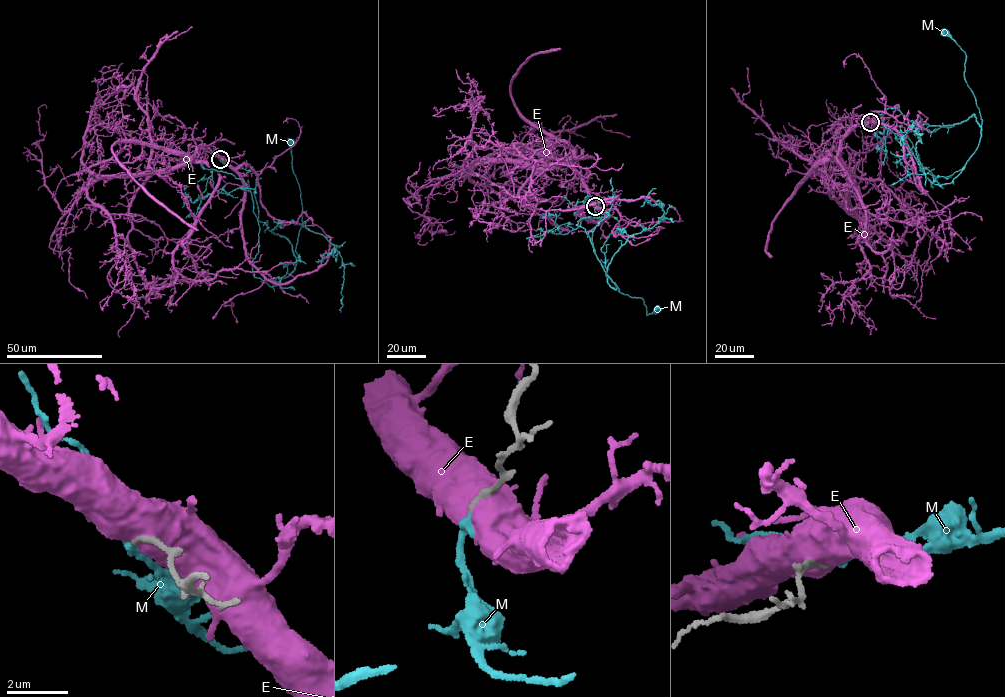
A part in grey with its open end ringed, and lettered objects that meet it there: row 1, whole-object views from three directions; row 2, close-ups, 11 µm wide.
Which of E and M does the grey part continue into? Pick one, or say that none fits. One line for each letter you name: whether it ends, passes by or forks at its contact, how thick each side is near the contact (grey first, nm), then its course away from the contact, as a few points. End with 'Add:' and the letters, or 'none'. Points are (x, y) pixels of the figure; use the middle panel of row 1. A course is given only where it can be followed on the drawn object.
M: it ends; calibres 160 and 220 nm; course (595, 206), (595, 216), (619, 224), (601, 248), (607, 282), (642, 298), (646, 315), (657, 309)
Add: M

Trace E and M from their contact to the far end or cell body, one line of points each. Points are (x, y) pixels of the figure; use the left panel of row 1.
E: (220, 158), (92, 181), (128, 299), (171, 285), (191, 232), (197, 277), (131, 290)
M: (220, 159), (235, 168), (254, 171), (258, 219), (287, 239), (297, 258), (302, 207), (291, 142)

